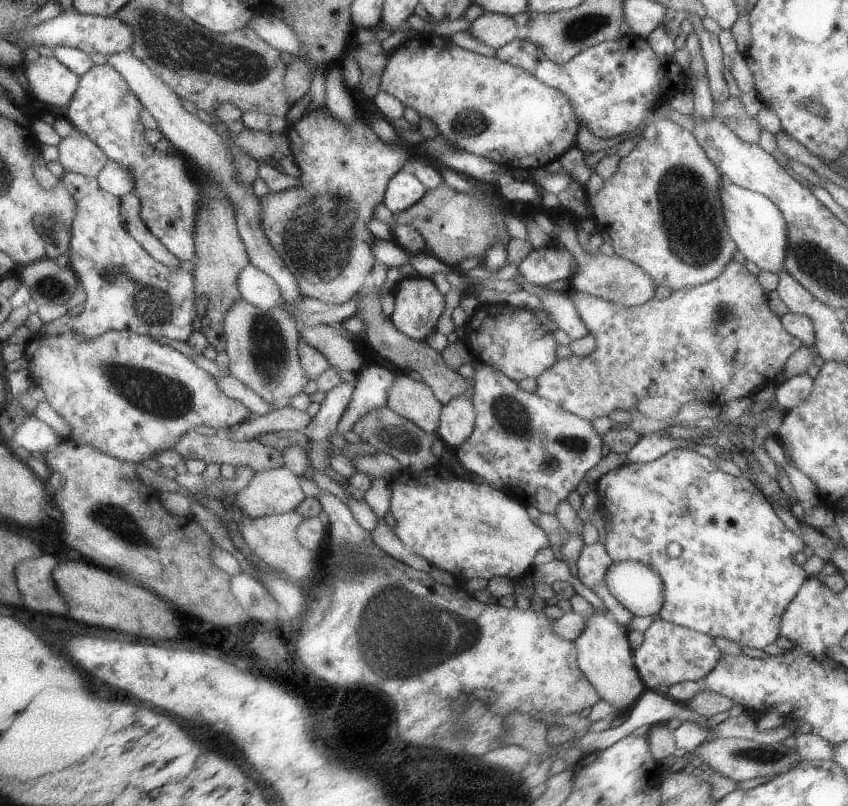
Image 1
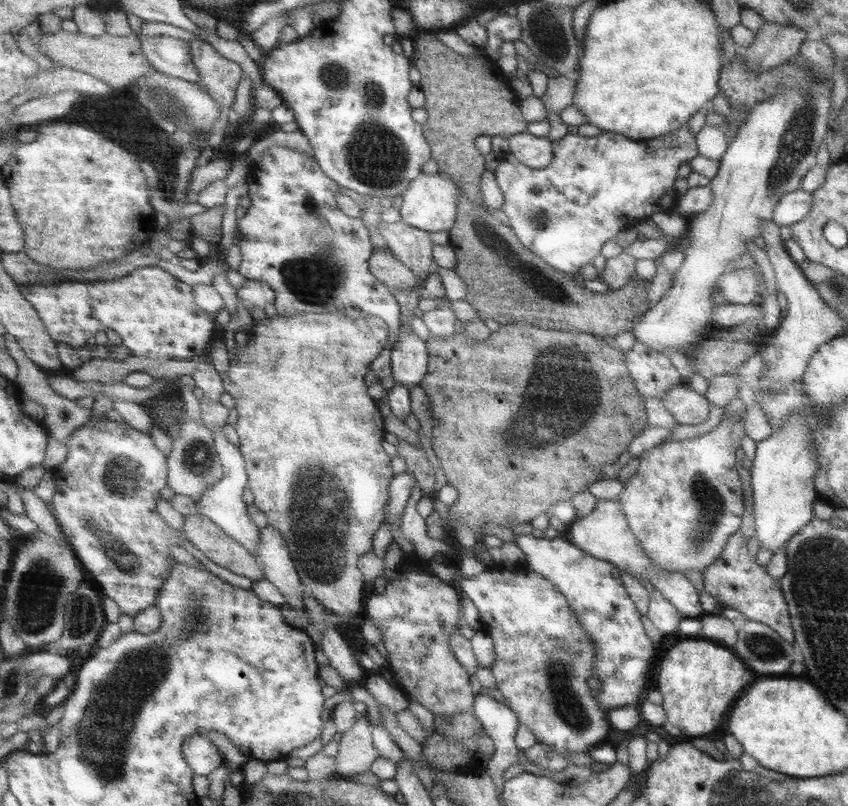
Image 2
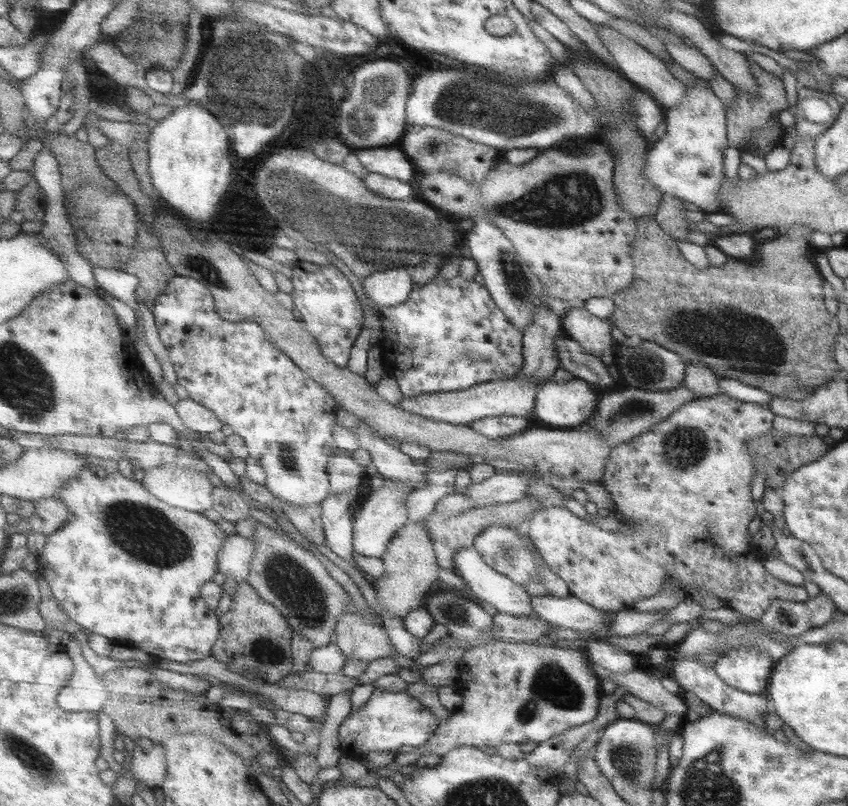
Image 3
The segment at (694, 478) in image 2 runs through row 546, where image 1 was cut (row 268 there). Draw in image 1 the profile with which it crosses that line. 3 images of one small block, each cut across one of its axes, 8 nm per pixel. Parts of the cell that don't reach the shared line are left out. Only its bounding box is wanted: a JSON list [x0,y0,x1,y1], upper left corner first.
[587,117,737,292]

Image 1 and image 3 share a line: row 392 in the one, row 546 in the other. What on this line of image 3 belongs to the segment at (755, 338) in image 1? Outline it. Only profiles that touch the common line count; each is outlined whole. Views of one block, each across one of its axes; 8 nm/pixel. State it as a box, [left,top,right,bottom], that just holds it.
[527,393,810,619]

